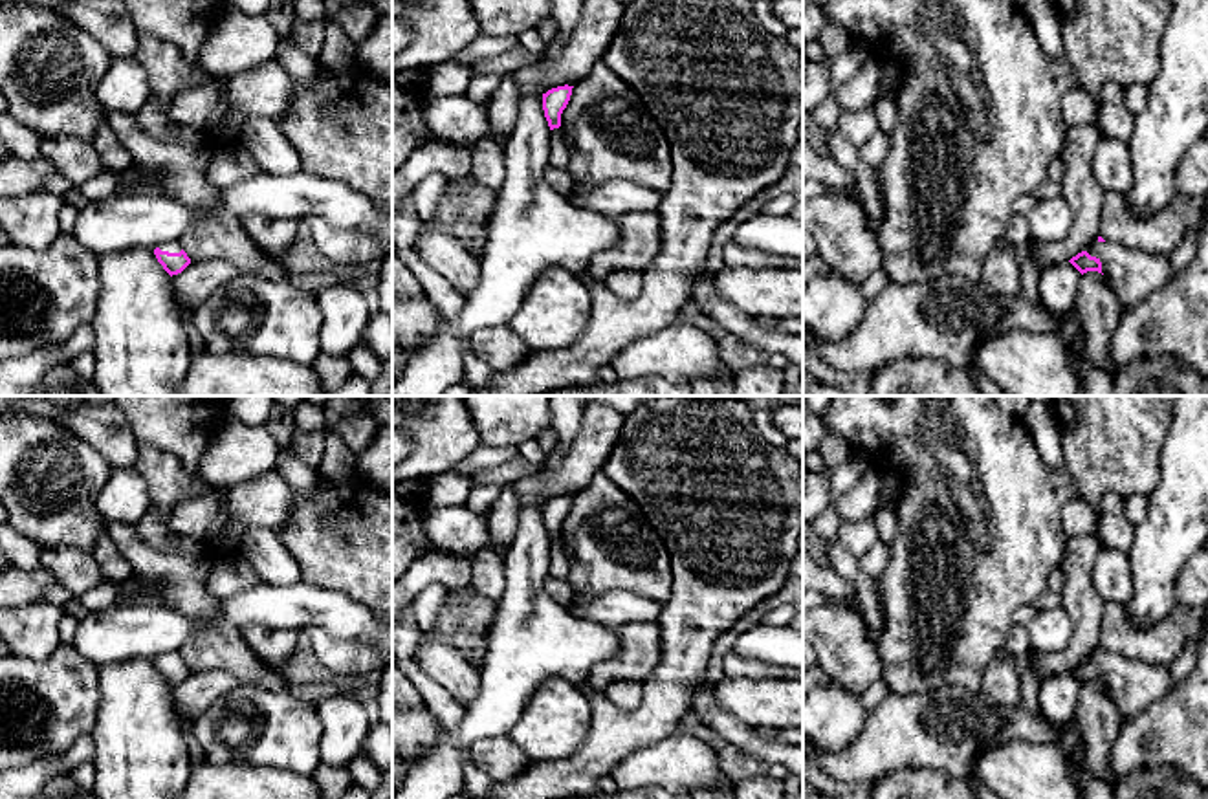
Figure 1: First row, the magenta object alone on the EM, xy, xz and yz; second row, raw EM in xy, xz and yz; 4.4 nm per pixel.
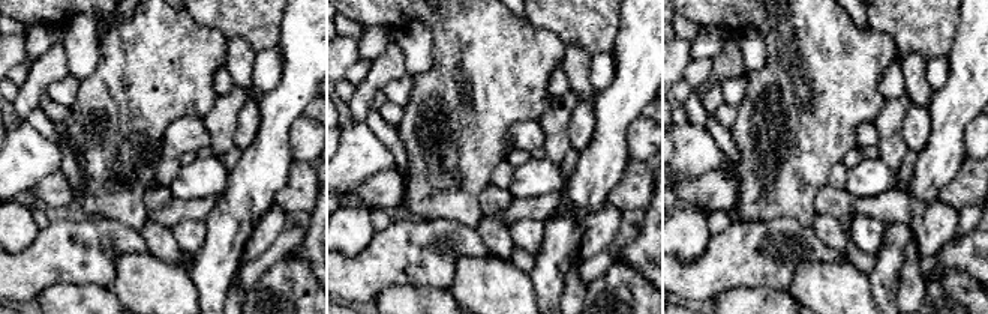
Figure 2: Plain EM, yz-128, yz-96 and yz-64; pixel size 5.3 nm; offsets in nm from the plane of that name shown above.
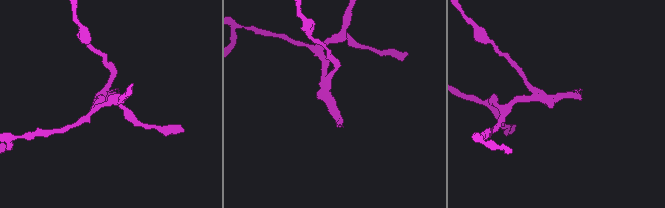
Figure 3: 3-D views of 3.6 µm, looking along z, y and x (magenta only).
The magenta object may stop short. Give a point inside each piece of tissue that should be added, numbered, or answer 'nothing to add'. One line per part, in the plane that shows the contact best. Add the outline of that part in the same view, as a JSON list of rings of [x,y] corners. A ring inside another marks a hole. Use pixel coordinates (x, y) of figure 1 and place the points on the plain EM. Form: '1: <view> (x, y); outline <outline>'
1: yz (1131, 684); outline [[[1098,649],[1083,662],[1102,673],[1102,684],[1124,720],[1146,711],[1173,685],[1168,665],[1146,663]]]

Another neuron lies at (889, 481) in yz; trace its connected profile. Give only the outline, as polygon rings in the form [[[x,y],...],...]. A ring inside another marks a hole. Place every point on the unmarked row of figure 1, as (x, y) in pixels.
[[[880,469],[880,493],[885,502],[895,502],[902,493],[902,476],[893,469]]]

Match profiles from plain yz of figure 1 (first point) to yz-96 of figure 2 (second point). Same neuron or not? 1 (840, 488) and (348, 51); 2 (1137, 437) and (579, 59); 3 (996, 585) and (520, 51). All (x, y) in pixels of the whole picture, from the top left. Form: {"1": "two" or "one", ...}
{"1": "two", "2": "two", "3": "one"}

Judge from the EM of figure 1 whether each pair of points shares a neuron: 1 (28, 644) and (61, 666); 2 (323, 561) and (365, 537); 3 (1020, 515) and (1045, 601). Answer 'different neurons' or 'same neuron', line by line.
1: different neurons
2: same neuron
3: different neurons

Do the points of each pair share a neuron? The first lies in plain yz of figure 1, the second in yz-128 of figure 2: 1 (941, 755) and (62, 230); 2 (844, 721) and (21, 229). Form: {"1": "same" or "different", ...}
{"1": "same", "2": "same"}

